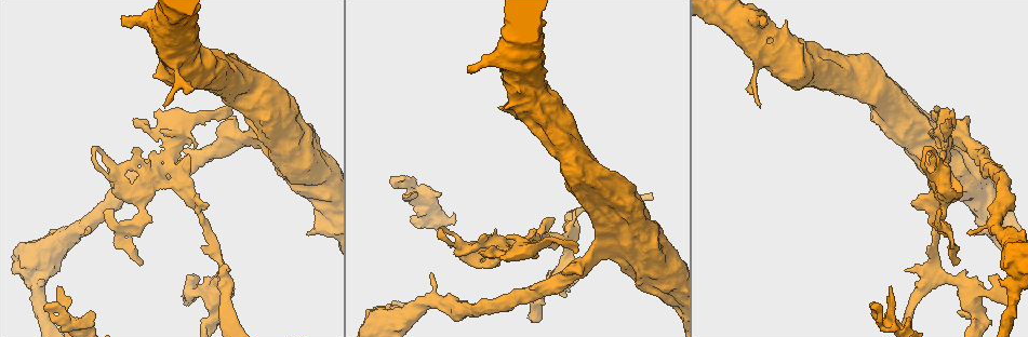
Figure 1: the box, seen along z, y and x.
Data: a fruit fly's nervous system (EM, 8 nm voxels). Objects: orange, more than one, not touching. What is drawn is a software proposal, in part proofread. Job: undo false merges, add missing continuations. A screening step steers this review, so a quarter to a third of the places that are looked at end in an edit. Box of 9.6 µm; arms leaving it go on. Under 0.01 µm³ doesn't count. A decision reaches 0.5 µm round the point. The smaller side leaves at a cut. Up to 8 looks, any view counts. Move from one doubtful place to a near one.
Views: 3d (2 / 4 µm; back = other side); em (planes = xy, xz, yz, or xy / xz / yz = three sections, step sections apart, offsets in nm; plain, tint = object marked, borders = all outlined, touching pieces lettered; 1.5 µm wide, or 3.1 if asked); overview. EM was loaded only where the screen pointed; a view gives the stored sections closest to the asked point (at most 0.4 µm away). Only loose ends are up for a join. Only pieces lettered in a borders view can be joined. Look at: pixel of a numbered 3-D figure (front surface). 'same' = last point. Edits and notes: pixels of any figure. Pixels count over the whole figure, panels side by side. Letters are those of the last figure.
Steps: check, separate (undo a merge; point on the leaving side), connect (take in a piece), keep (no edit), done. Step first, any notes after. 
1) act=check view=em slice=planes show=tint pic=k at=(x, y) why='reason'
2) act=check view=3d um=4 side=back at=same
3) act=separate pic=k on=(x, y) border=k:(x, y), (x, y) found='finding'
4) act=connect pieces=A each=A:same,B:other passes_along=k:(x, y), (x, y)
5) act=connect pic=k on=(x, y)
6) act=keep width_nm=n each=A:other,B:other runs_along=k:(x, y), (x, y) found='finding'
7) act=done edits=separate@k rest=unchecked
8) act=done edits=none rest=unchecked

act=check view=3d um=2 side=back pic=1 at=(200, 217) why='three-way junction'

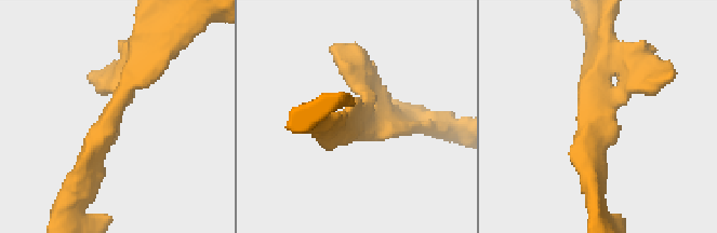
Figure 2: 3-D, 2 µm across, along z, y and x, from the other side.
act=check view=em slice=planes show=borders pic=2 at=(110, 125) arms=3 why='now the EM'

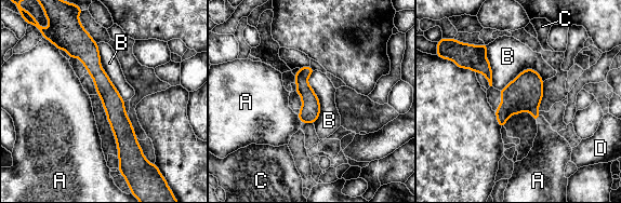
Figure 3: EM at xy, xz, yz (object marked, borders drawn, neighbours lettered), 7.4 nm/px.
act=keep each=A:other,B:other,C:other,D:other found='continuous, no second neuron'

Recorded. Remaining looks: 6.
act=check view=em slice=planes show=tint pic=1 at=(93, 159) why='touches itself'

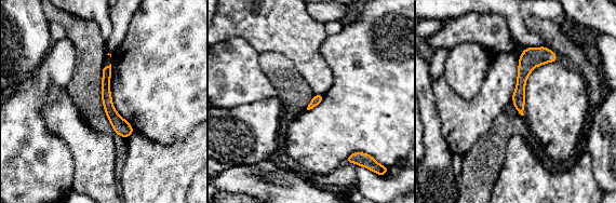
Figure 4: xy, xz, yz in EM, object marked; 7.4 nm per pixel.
act=check view=em slice=planes show=borders at=same

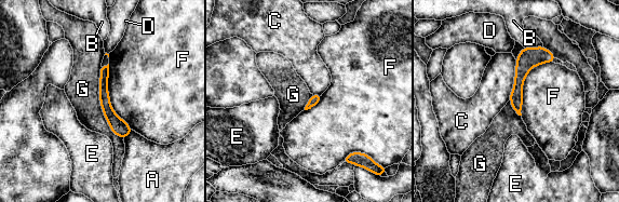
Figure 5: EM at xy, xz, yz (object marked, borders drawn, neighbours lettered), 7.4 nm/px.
act=keep each=A:other,B:other,C:other,D:other,E:other,F:other,G:other border=5:(101, 65), (99, 105), (123, 138) found='all the same neuron'

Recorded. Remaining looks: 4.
act=check view=em slice=xz step=4 show=tint pic=1 at=(530, 320) why='branch stops here'

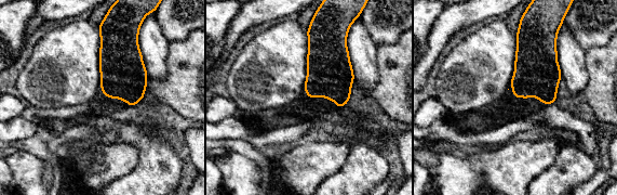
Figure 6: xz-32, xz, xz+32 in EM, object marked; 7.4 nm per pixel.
act=check view=em slice=planes show=borders at=same why='another direction'

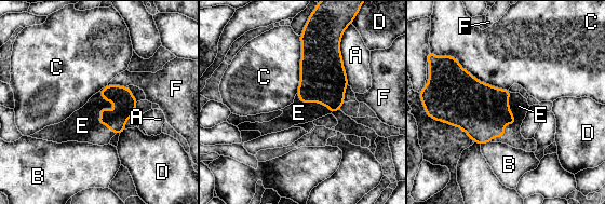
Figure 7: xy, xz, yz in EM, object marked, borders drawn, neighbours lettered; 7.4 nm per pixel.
act=connect pieces=E each=A:other,B:other,C:other,D:other,E:same,F:other passes_along=7:(121, 97), (102, 108), (82, 125) found='the neuron continues'

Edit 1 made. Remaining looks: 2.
act=done edits=connect@7 rest=unchecked

